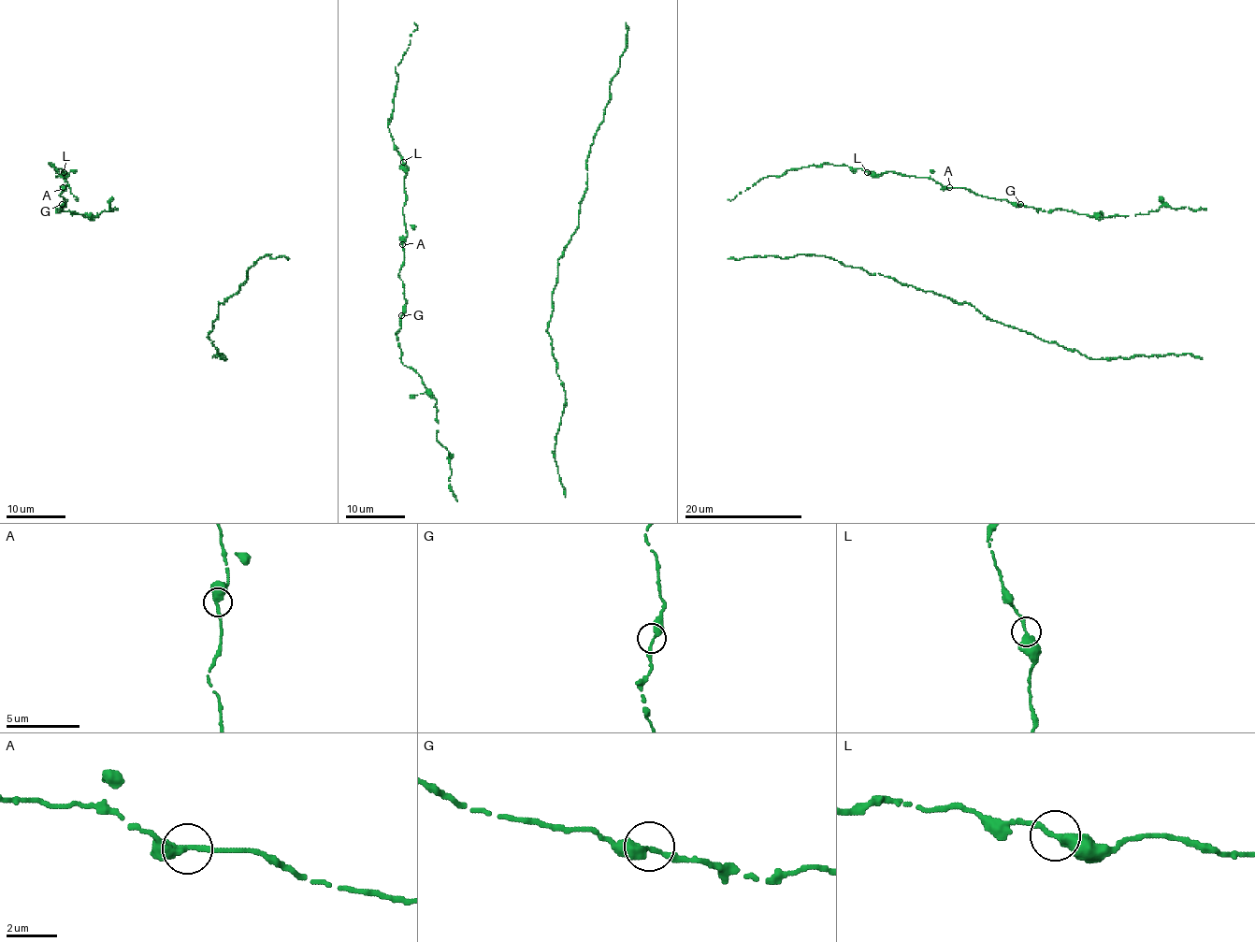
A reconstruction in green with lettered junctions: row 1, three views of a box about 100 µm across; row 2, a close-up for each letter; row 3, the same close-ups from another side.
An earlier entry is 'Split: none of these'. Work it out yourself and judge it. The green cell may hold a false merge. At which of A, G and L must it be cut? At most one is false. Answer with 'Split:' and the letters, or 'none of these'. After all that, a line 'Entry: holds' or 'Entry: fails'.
Split: none of these
Entry: holds

